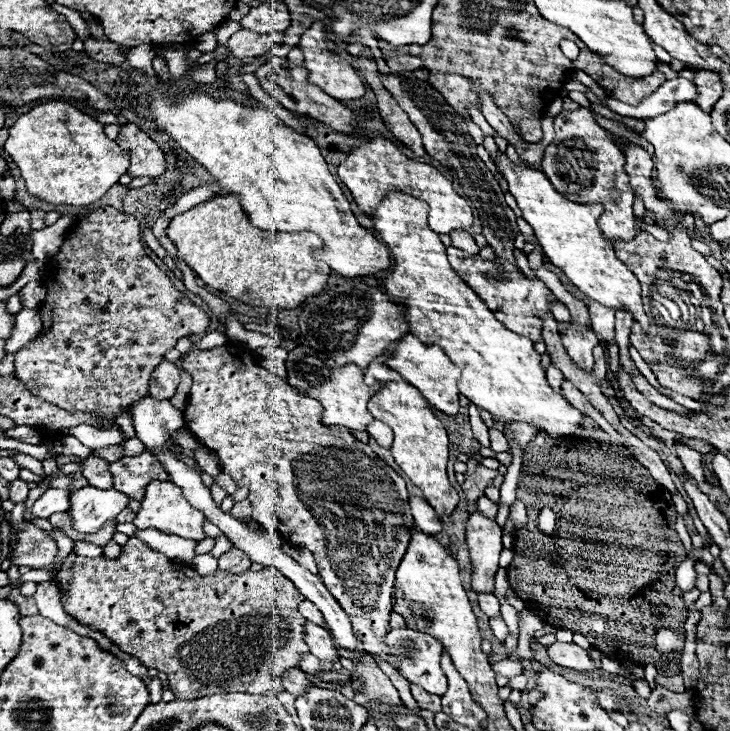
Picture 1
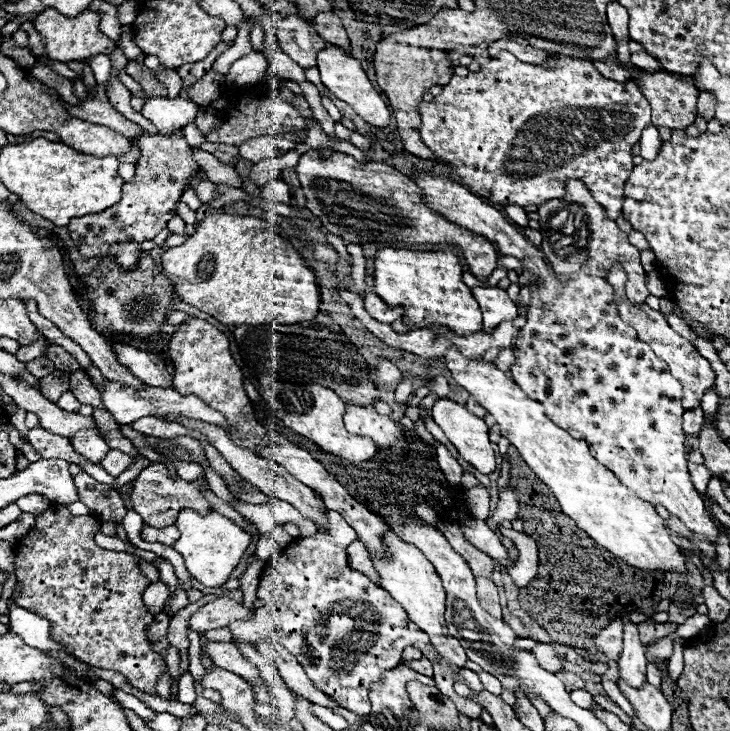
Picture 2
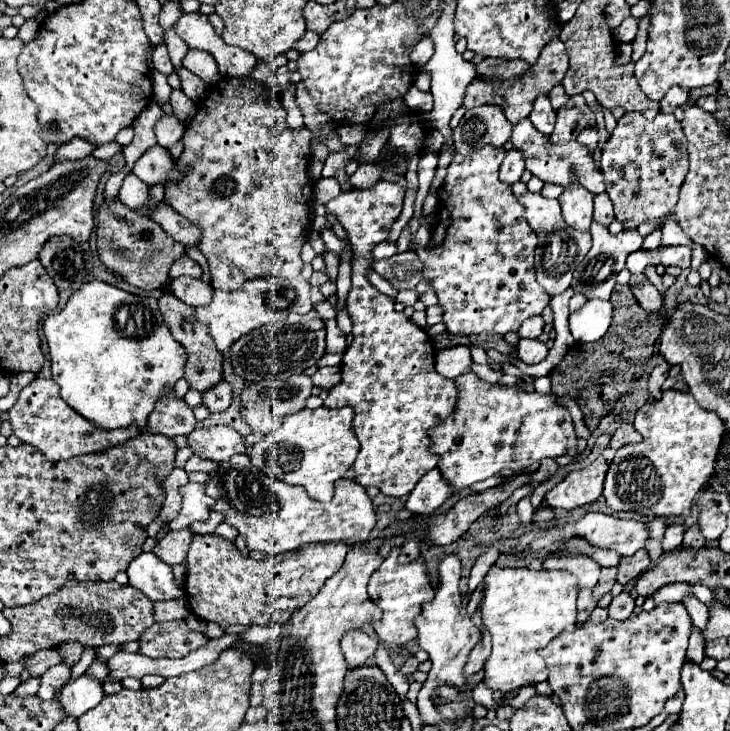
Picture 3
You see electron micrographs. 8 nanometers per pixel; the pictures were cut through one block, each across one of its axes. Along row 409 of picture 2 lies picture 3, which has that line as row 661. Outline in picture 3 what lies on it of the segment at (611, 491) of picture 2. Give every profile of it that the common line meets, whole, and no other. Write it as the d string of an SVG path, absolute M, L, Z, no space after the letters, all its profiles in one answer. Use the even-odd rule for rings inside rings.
M494 564L494 566L490 566L490 570L486 572L486 576L484 576L484 580L482 580L482 602L480 602L480 606L478 606L478 612L480 612L480 616L482 616L482 626L490 632L490 636L492 636L492 654L488 656L488 660L484 662L484 684L488 686L488 688L492 688L492 690L500 690L500 692L512 692L512 690L518 690L518 688L522 688L522 686L526 686L526 684L532 684L532 682L542 682L542 680L546 680L546 676L548 676L548 670L546 670L546 664L544 664L544 660L538 656L538 650L540 648L544 648L552 638L556 638L560 632L572 632L572 630L576 630L576 578L570 574L570 572L566 572L566 570L530 570L530 568L502 568L502 566L498 566L498 564Z

